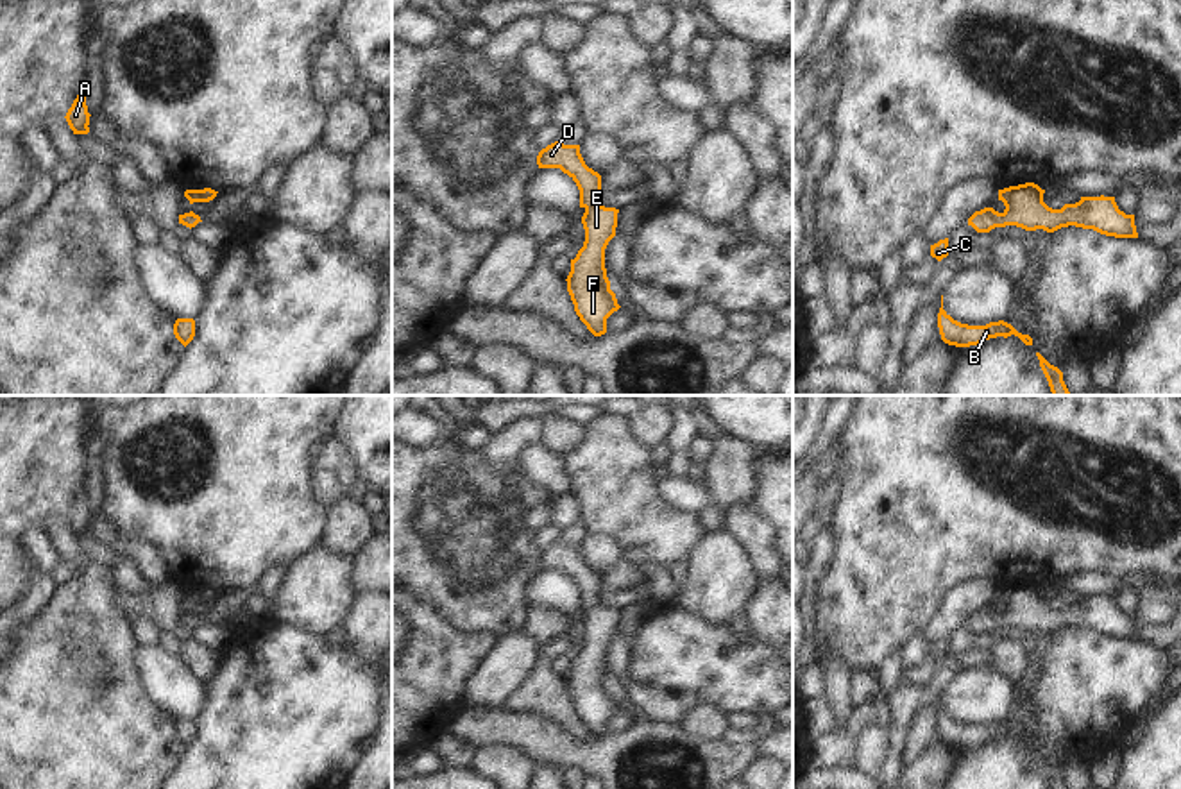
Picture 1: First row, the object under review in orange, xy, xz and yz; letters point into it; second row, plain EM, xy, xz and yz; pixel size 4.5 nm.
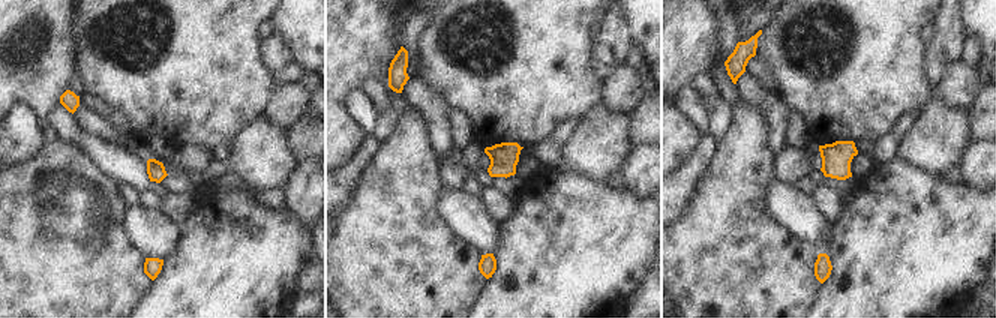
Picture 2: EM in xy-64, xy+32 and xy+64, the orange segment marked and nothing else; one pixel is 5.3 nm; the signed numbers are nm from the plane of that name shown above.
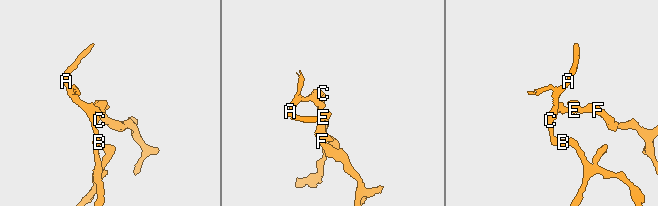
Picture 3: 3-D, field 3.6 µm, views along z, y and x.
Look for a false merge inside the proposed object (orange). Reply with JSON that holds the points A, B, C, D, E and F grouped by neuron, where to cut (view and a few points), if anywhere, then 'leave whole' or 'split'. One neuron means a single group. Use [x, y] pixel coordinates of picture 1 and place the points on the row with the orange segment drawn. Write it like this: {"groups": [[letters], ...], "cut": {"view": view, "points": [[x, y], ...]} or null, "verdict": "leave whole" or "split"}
{"groups": [["A", "B", "C", "D", "E", "F"]], "cut": null, "verdict": "leave whole"}

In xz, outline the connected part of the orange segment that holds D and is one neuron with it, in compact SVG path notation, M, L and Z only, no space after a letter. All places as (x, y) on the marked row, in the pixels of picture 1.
M555 141L539 152L537 165L560 168L580 190L585 242L571 259L565 281L576 315L594 336L601 336L607 333L607 318L621 308L605 268L605 249L616 236L619 209L599 204L601 175L585 165L580 145Z

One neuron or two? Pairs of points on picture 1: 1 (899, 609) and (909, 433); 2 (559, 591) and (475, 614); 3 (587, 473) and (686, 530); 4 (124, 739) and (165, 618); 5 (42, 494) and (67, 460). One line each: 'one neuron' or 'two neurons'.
1: one neuron
2: two neurons
3: one neuron
4: two neurons
5: one neuron

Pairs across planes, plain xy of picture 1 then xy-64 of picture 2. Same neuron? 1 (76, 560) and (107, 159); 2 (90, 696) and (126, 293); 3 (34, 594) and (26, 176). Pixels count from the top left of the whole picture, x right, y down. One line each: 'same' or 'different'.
1: same
2: same
3: different

